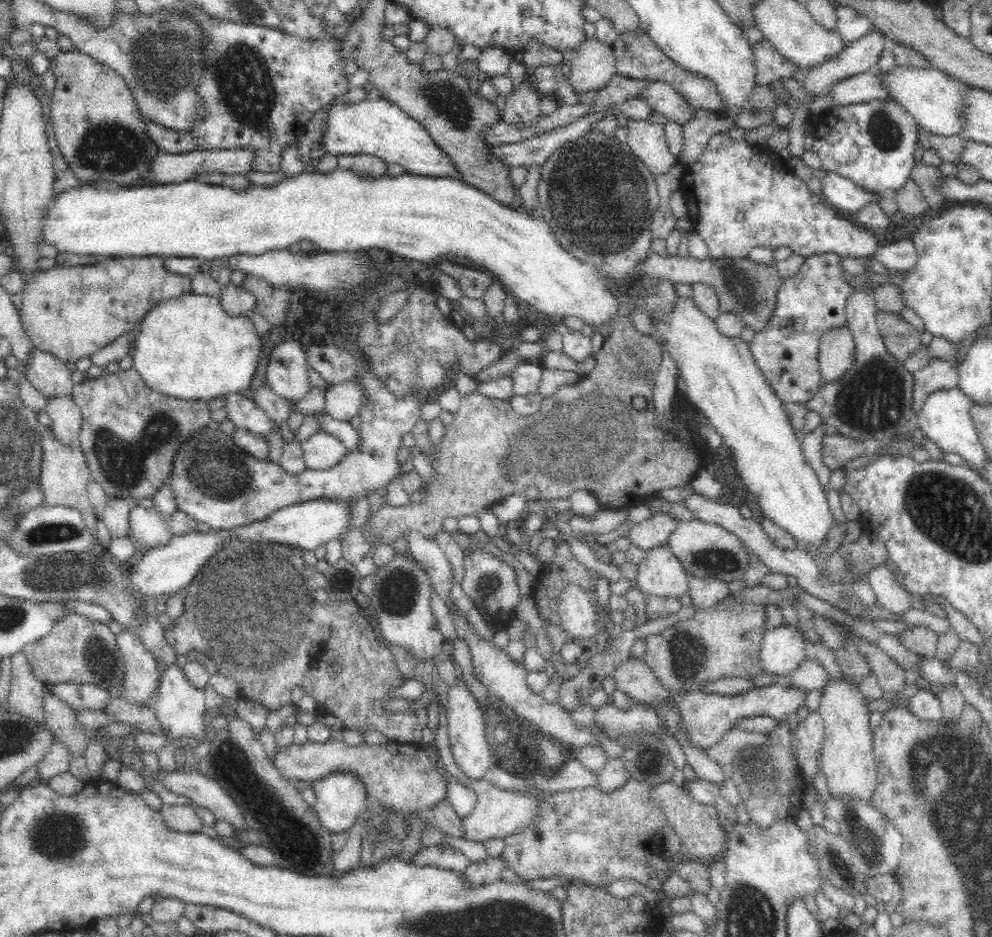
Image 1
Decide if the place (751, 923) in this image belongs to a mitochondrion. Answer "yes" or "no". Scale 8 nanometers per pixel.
yes

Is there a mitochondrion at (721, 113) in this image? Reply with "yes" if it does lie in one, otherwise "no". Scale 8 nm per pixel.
no

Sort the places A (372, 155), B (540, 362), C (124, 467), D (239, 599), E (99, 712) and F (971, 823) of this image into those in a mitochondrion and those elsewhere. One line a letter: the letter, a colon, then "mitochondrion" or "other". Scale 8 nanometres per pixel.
A: other
B: other
C: mitochondrion
D: mitochondrion
E: other
F: mitochondrion

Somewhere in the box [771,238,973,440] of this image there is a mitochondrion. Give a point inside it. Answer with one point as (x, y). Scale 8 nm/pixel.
(872, 401)

